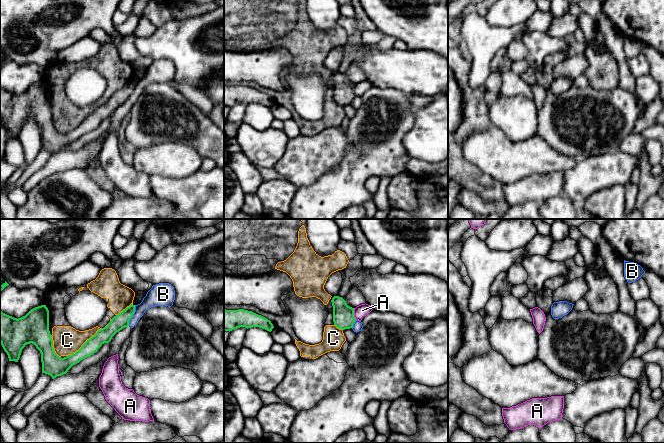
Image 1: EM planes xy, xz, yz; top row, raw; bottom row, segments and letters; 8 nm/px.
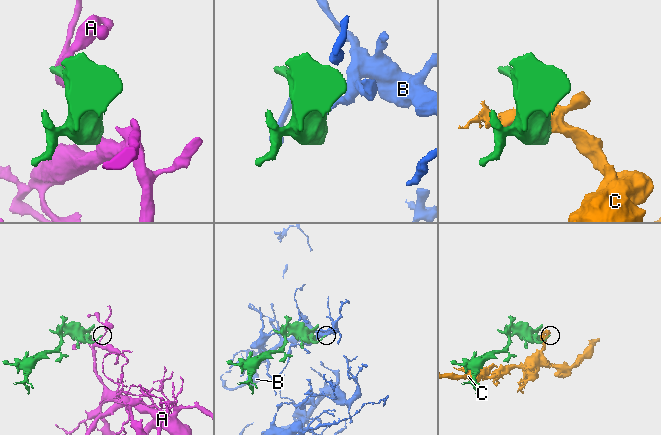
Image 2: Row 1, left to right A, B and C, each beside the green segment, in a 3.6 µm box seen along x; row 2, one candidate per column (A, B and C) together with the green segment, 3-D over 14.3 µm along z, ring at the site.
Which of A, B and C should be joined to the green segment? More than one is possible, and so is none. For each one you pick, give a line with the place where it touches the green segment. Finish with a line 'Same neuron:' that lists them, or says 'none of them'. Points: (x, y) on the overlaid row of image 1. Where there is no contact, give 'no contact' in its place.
Same neuron: none of them

